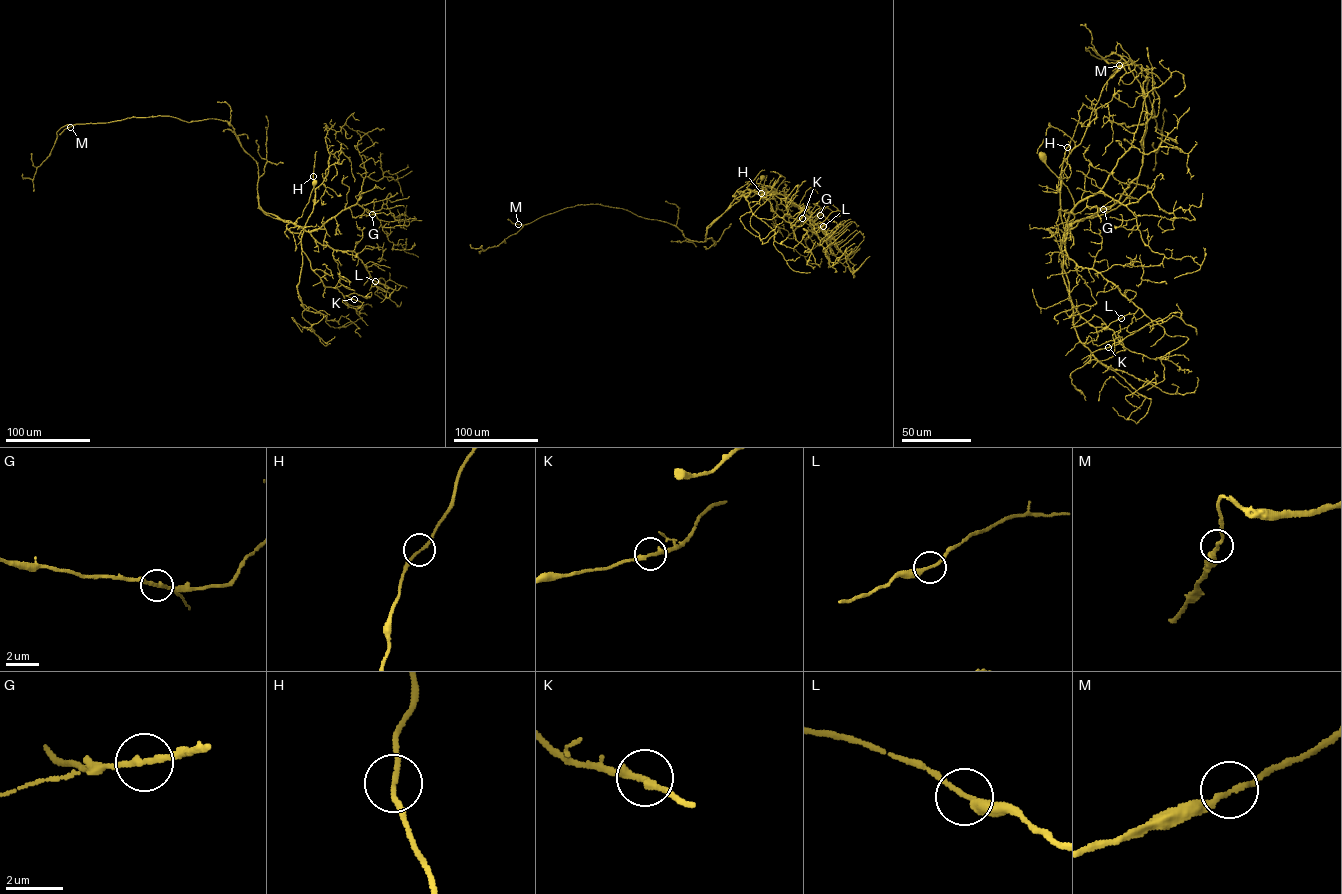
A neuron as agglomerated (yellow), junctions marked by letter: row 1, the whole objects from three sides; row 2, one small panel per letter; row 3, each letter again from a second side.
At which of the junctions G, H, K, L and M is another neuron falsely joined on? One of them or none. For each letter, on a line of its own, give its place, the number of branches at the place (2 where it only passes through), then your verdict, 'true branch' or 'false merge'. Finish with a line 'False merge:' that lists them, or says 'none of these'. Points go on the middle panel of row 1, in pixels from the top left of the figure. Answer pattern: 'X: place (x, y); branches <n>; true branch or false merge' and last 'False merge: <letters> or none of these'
G: place (820, 215); branches 2; true branch
H: place (761, 193); branches 2; true branch
K: place (802, 218); branches 2; true branch
L: place (823, 226); branches 2; true branch
M: place (518, 224); branches 2; true branch
False merge: none of these

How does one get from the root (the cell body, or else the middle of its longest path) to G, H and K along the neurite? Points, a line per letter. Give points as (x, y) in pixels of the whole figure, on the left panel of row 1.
G: (314, 183), (302, 215), (295, 223), (306, 231), (319, 229), (356, 204), (372, 214)
H: (314, 183), (302, 215), (295, 223), (303, 228), (313, 208), (313, 176)
K: (314, 183), (302, 215), (295, 223), (304, 230), (302, 250), (325, 287), (335, 287), (354, 299)

